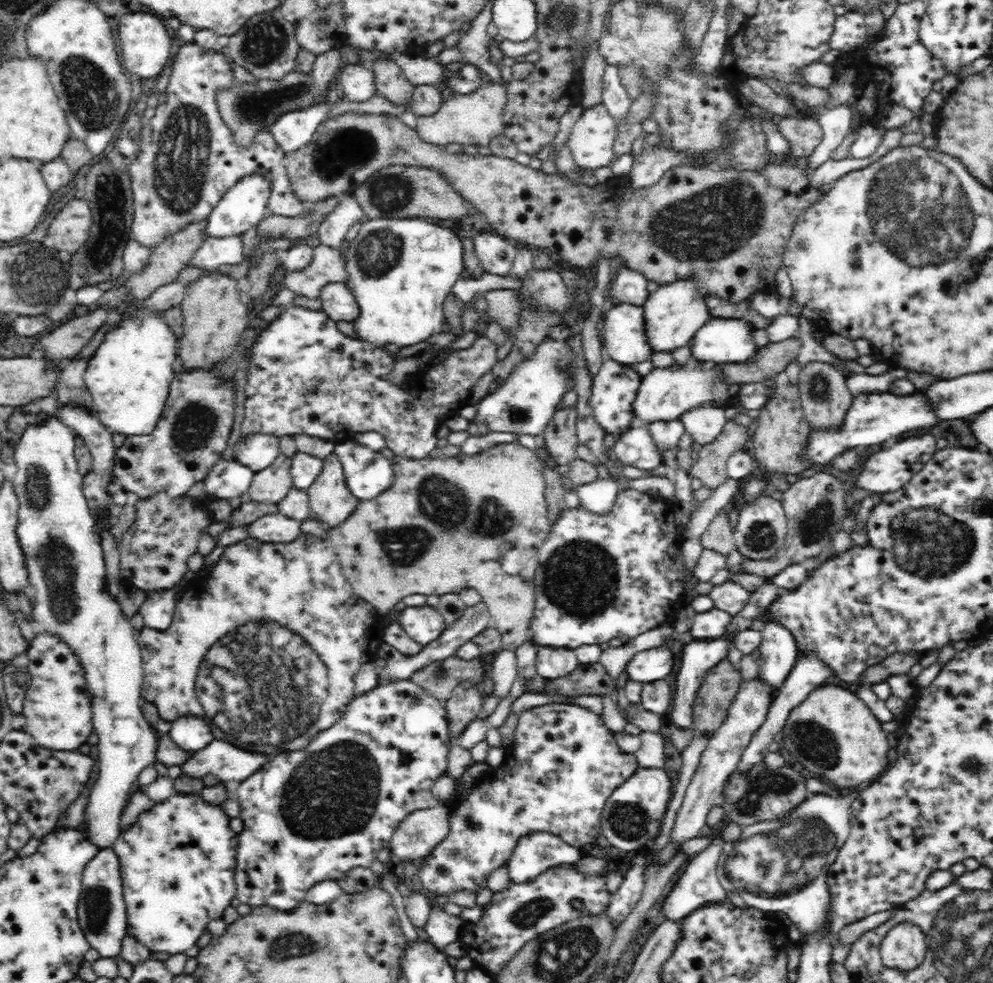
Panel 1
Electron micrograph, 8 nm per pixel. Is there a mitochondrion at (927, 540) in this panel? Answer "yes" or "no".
yes

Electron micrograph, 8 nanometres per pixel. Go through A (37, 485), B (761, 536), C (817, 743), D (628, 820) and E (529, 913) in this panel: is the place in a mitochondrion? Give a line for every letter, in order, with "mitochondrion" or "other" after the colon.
A: mitochondrion
B: mitochondrion
C: mitochondrion
D: mitochondrion
E: mitochondrion

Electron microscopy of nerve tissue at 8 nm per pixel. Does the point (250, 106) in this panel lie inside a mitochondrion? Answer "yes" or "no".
yes

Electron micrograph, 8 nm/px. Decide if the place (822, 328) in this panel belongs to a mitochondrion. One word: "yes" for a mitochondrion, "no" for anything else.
no

